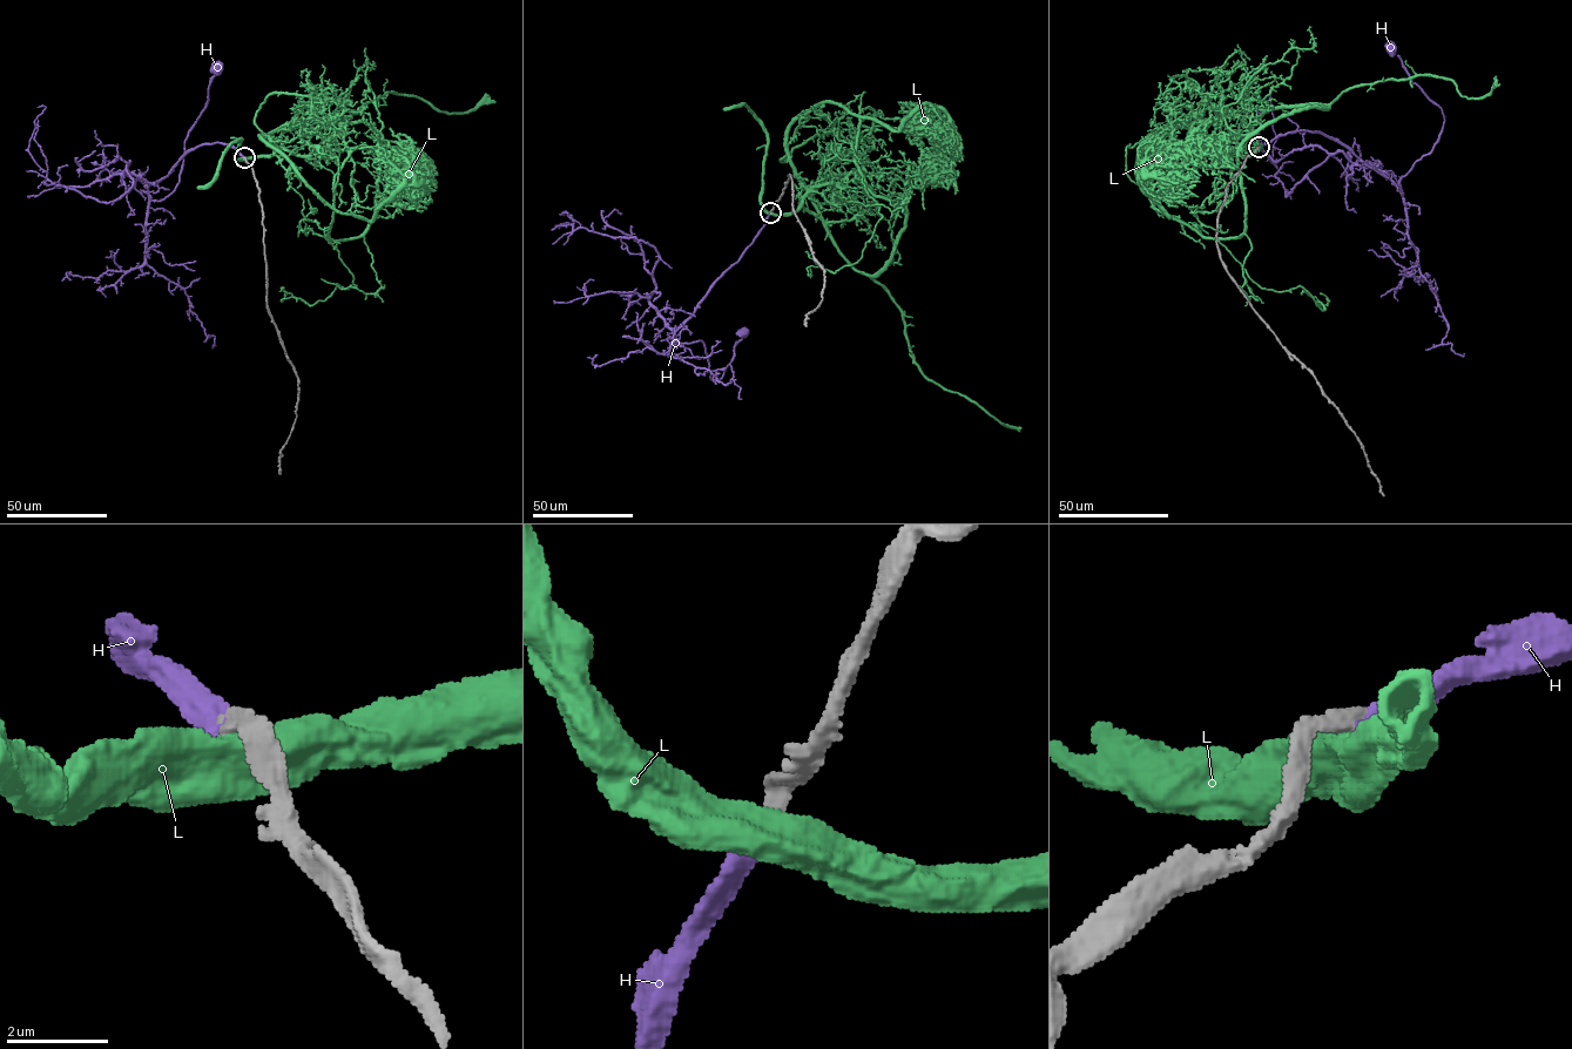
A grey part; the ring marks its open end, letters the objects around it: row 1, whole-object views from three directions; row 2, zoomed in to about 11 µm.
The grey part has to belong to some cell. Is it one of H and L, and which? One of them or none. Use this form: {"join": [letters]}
{"join": ["H"]}

